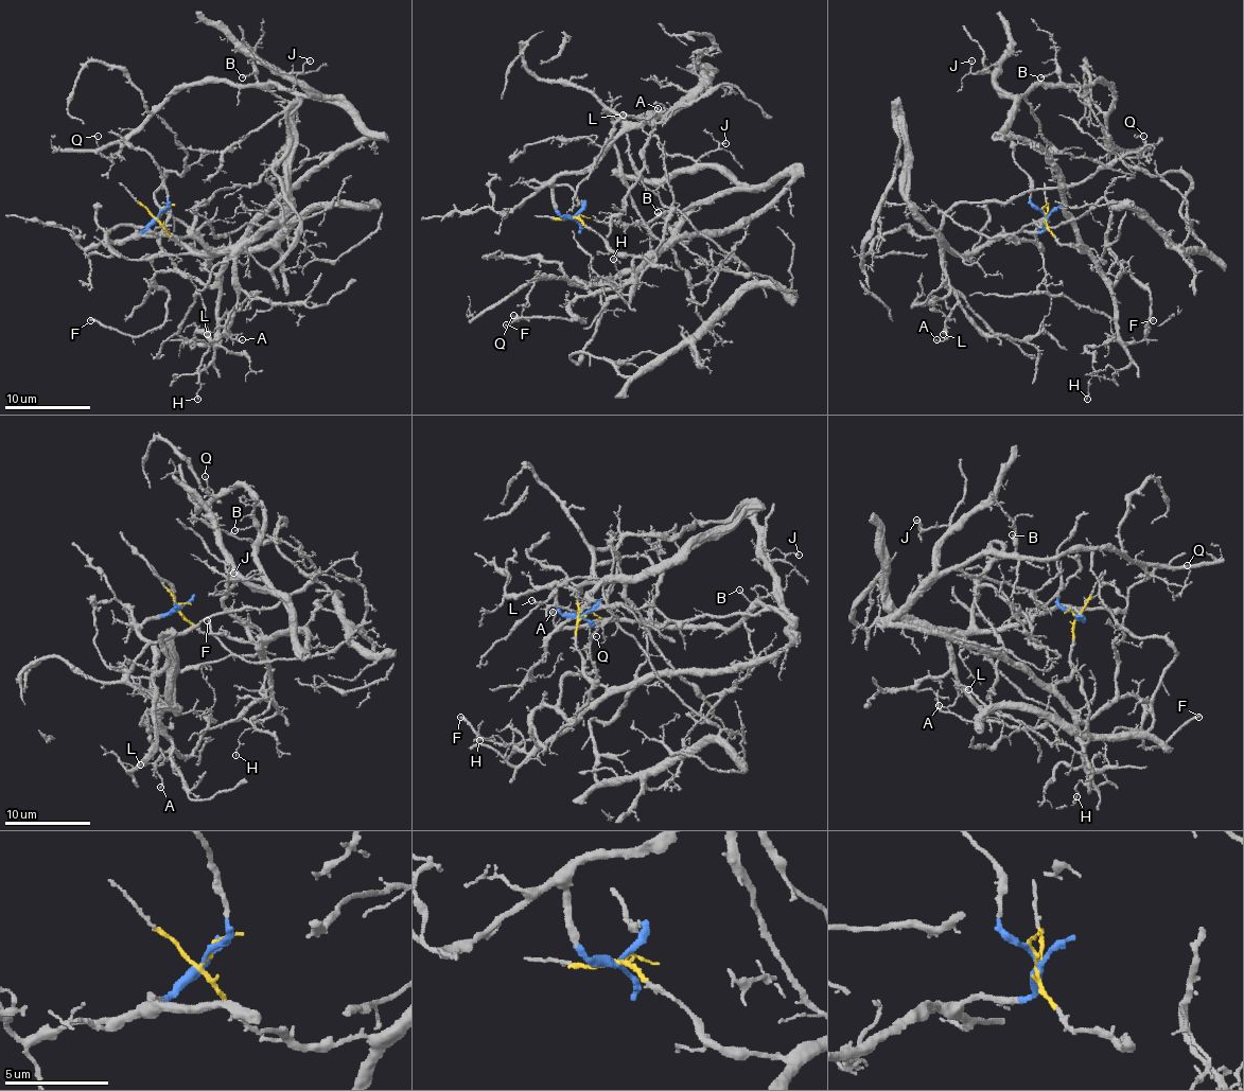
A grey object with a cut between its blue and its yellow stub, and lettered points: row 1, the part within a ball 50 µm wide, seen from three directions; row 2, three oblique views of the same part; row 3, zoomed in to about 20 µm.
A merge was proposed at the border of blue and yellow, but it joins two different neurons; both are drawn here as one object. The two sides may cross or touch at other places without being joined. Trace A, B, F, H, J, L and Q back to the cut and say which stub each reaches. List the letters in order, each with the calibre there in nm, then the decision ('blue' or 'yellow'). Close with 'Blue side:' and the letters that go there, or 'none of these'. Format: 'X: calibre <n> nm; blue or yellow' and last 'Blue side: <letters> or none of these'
A: calibre 130 nm; blue
B: calibre 100 nm; yellow
F: calibre 220 nm; yellow
H: calibre 130 nm; yellow
J: calibre 110 nm; yellow
L: calibre 120 nm; blue
Q: calibre 110 nm; yellow
Blue side: A, L

